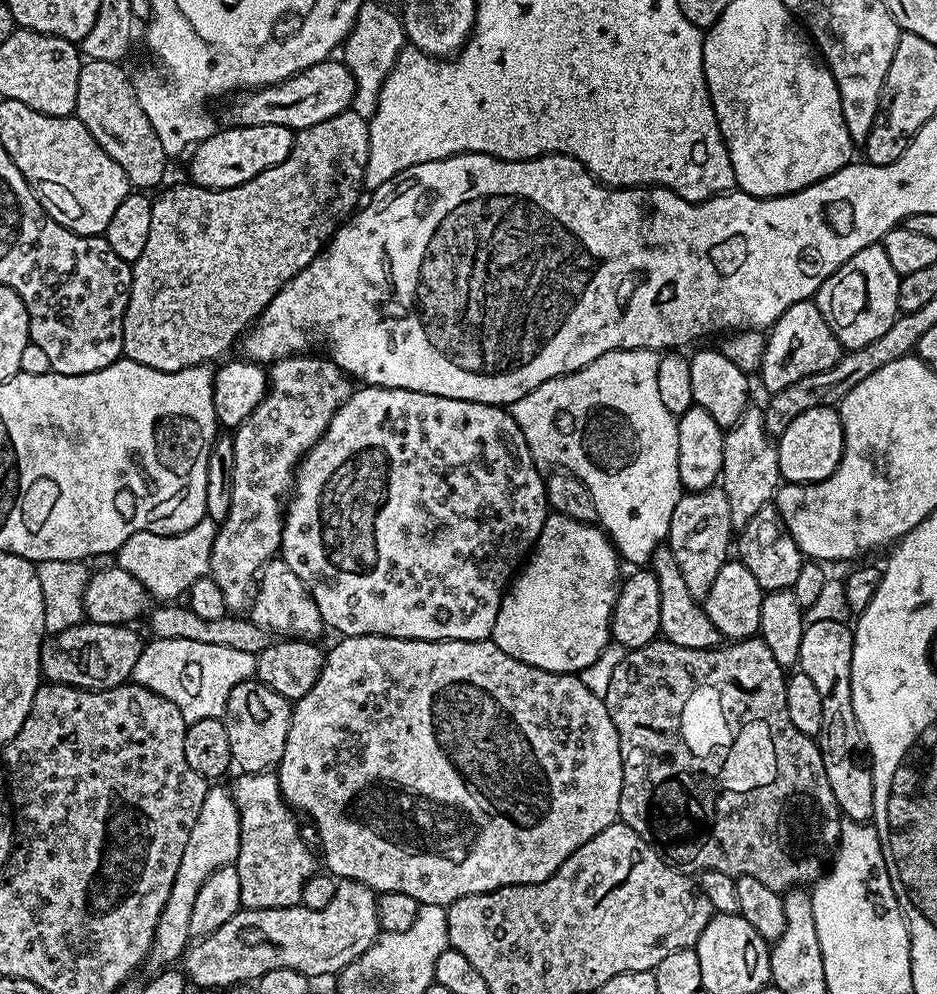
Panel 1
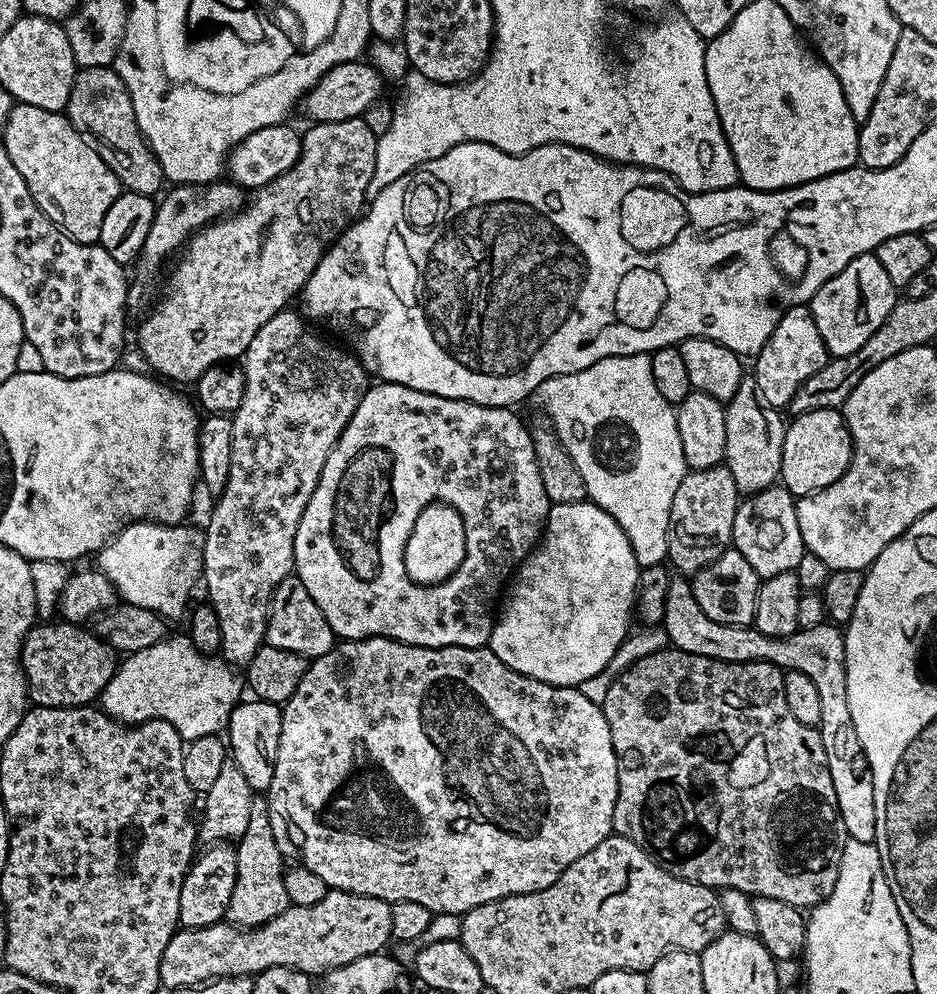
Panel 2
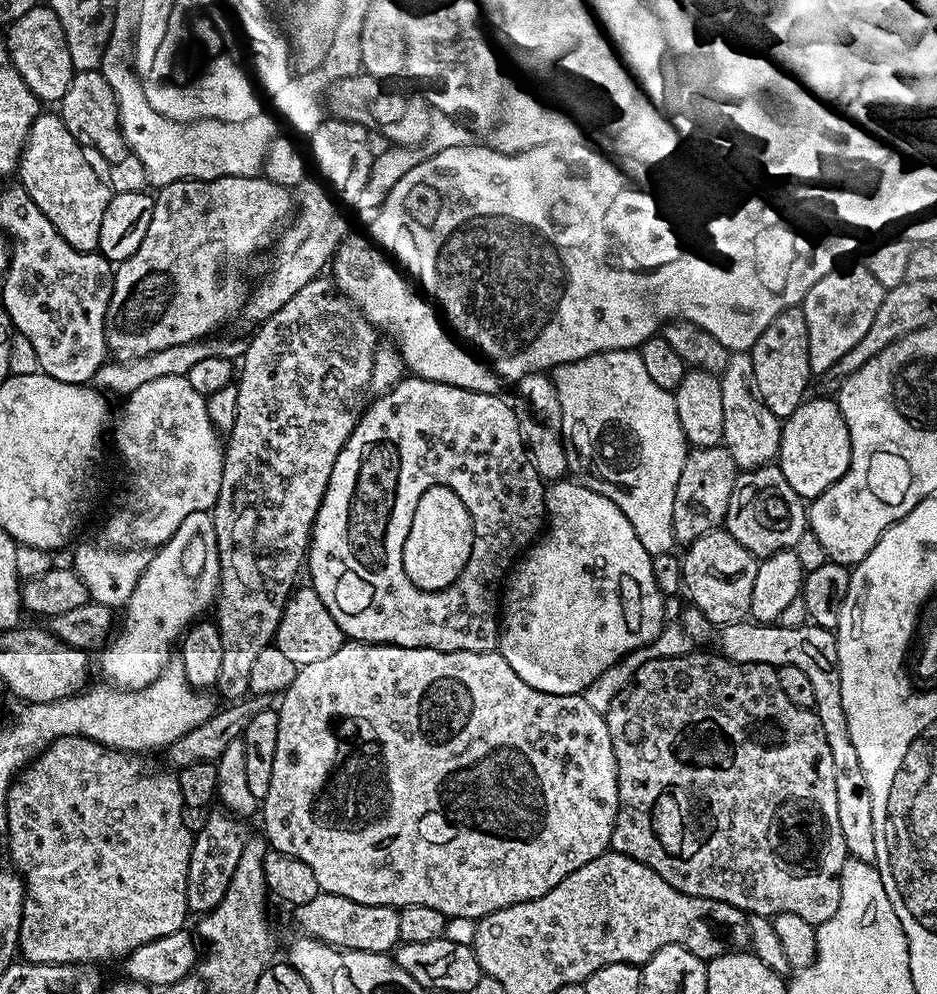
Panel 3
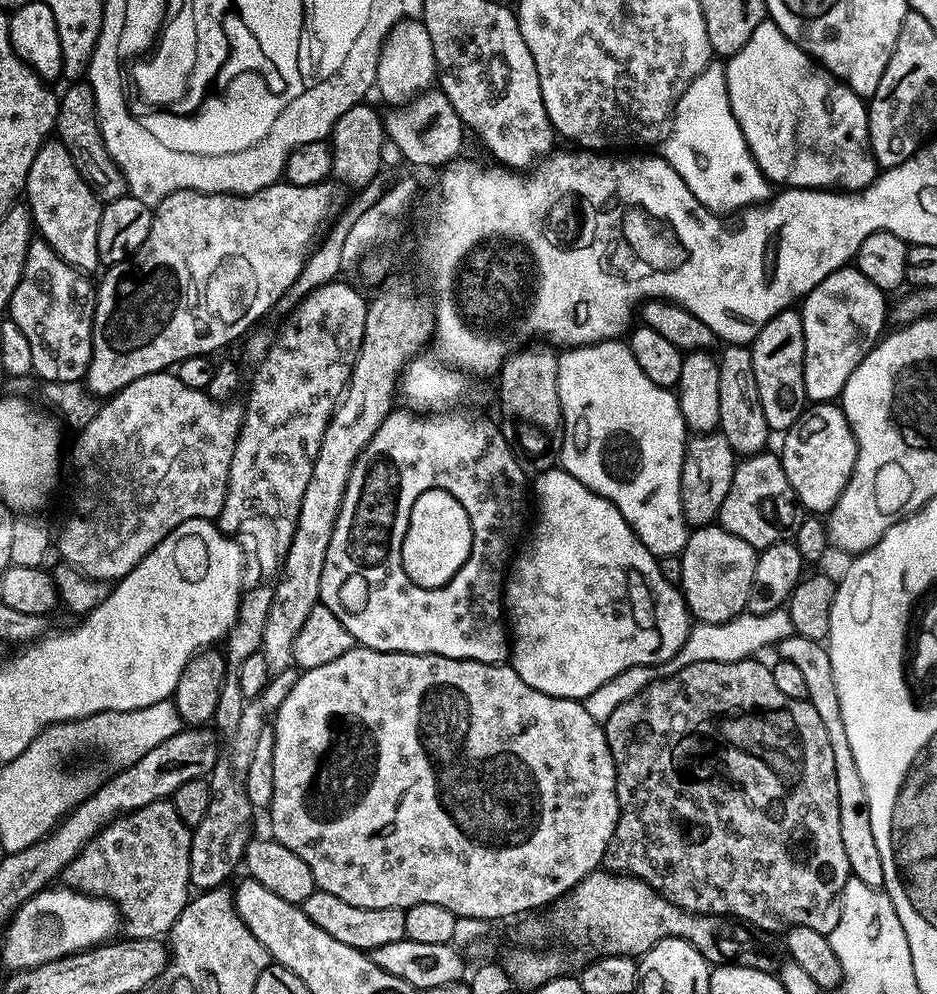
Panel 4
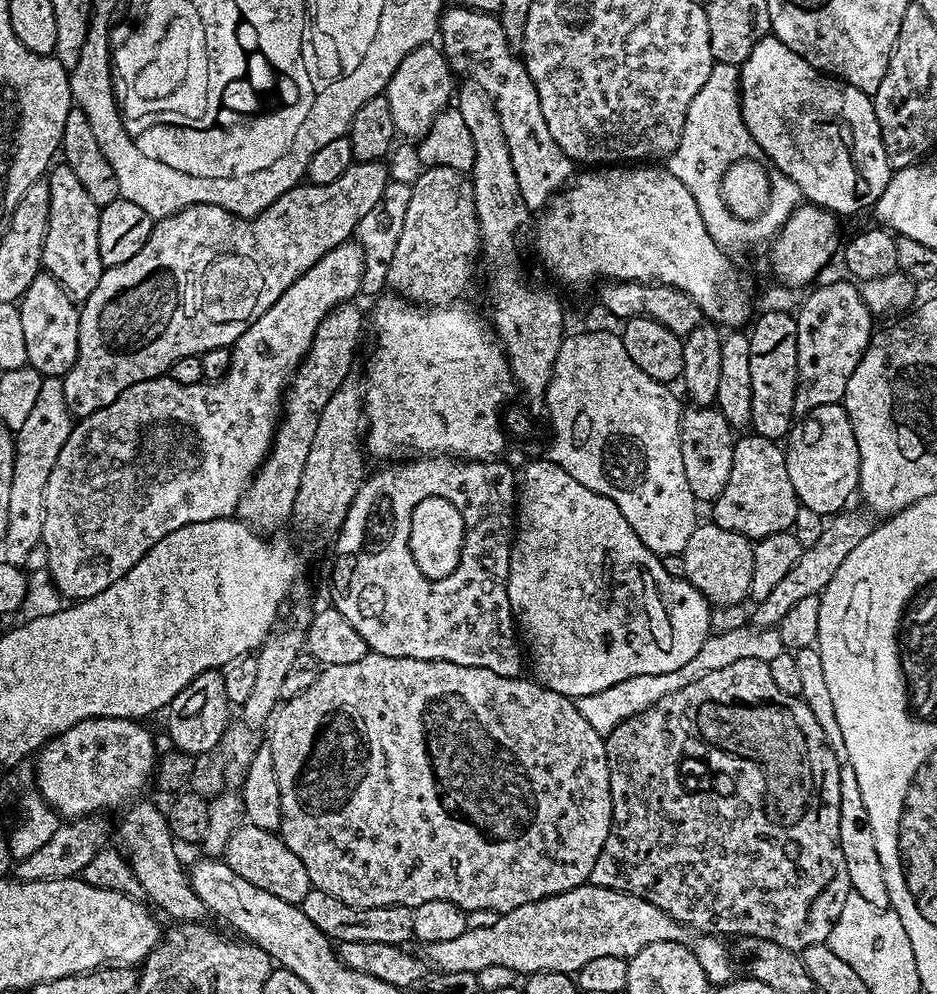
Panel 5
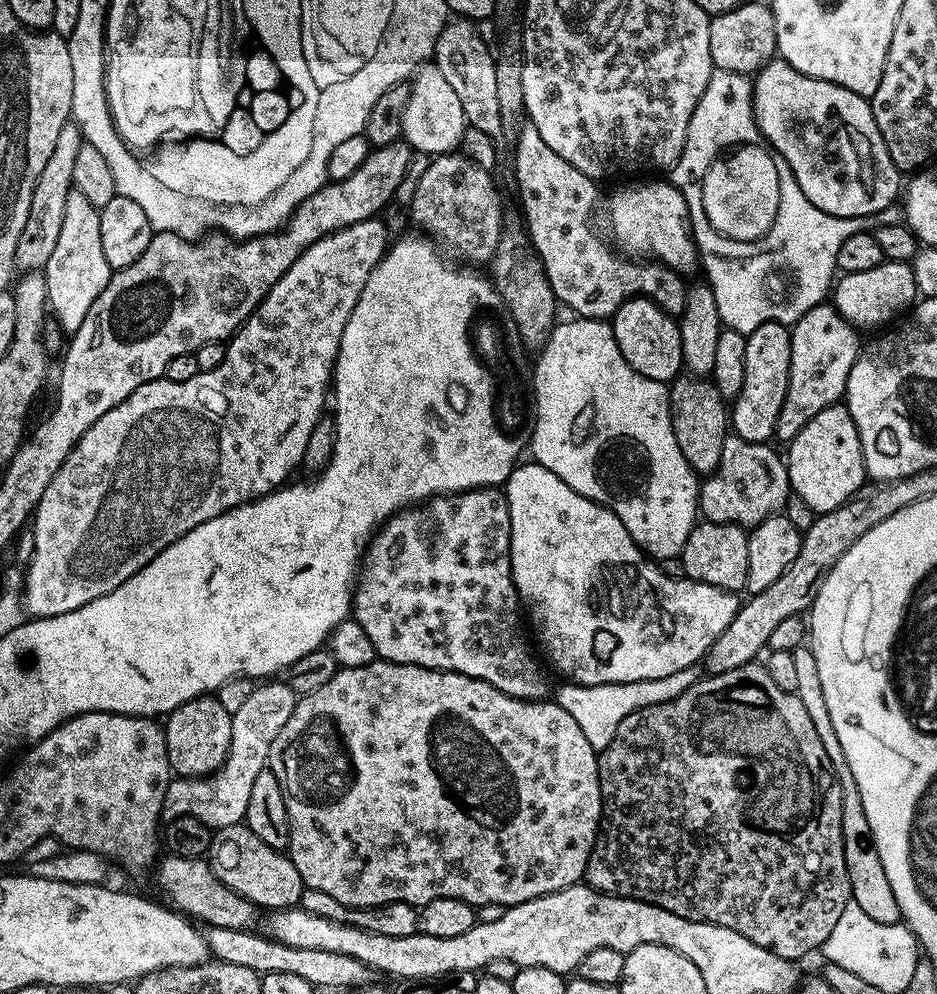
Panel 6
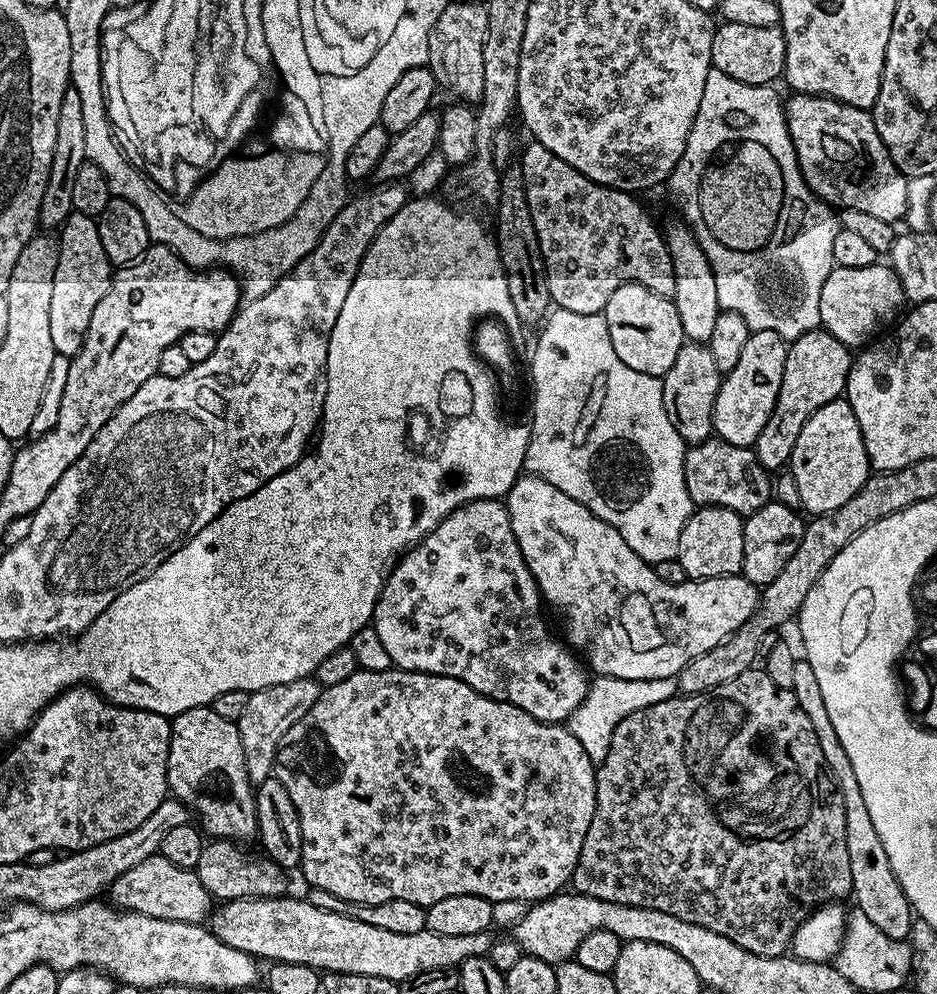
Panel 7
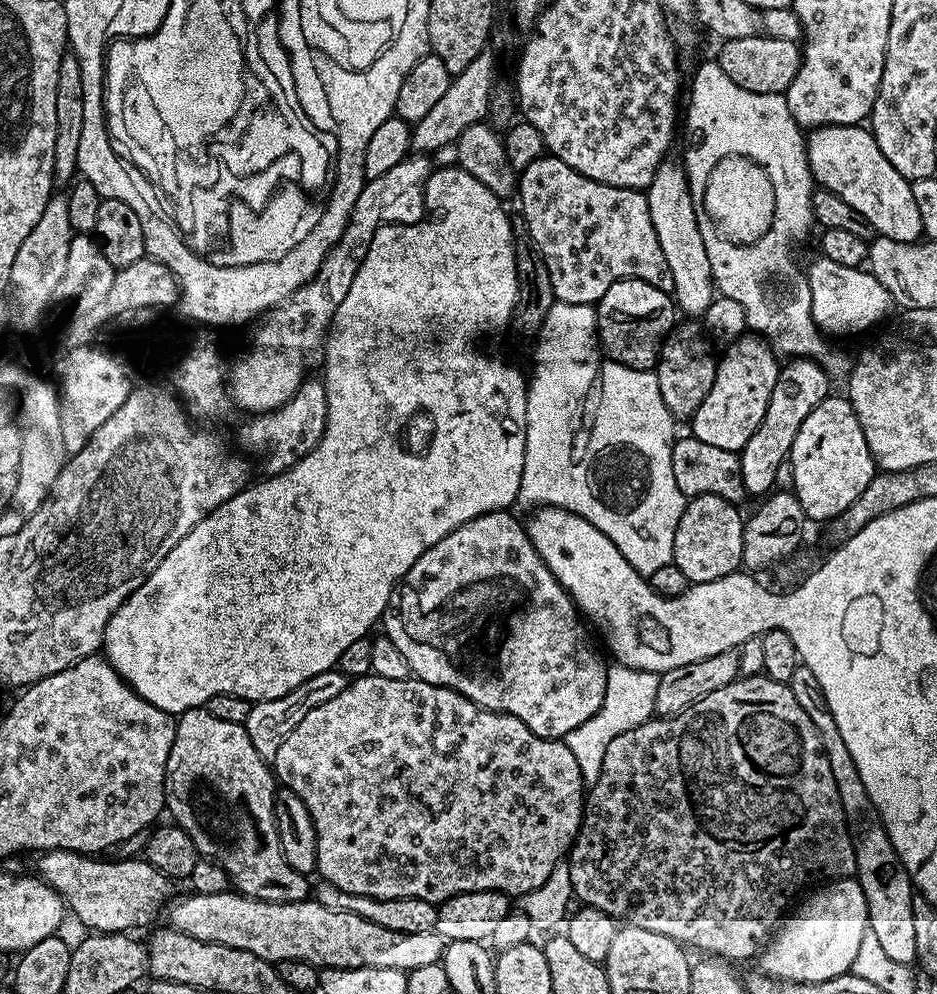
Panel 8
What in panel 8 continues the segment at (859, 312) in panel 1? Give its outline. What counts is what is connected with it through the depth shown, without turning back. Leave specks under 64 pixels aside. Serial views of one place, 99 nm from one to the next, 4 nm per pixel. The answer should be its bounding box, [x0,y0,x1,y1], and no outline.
[738,358,830,498]

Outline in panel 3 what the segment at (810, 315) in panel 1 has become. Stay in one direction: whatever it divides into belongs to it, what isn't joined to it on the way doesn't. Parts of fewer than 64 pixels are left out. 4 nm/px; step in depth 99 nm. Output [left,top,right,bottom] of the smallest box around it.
[750,307,813,418]

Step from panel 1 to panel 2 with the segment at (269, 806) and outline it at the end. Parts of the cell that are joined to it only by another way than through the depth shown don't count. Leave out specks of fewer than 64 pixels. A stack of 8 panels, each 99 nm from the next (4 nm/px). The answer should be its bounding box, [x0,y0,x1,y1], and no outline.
[227,799,290,928]

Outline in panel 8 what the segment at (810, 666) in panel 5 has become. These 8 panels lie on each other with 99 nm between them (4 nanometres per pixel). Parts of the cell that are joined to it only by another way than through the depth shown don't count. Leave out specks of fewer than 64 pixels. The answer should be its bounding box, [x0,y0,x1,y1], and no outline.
[790,663,917,965]

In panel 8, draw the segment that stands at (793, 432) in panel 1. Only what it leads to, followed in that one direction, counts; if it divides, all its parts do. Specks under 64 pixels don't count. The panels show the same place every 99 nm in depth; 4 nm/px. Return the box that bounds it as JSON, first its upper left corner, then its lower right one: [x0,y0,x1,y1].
[790,394,878,522]

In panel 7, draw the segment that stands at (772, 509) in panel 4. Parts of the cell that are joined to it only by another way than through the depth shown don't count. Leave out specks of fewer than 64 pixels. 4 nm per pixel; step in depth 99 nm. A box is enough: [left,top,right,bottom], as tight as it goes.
[684,438,774,518]

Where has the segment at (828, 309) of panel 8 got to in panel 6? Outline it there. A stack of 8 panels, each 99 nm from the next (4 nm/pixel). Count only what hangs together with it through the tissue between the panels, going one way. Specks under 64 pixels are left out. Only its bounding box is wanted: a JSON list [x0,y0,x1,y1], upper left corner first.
[834,260,918,330]

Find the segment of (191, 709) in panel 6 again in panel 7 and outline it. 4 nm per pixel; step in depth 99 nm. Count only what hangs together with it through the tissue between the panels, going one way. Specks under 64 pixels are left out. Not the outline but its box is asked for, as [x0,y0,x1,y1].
[168,706,257,842]

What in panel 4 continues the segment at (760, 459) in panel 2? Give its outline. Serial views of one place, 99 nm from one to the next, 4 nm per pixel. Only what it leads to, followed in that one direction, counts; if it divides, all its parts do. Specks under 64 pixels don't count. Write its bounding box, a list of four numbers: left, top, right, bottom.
[718,344,770,457]

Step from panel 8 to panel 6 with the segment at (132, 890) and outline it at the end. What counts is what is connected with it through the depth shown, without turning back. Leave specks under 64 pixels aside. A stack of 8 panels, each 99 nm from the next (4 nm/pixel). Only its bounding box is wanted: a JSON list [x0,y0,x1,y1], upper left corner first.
[156,855,258,928]

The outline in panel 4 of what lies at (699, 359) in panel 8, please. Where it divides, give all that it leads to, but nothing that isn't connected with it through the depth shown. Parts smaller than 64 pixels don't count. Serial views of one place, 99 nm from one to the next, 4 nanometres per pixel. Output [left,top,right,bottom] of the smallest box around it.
[680,430,737,526]

